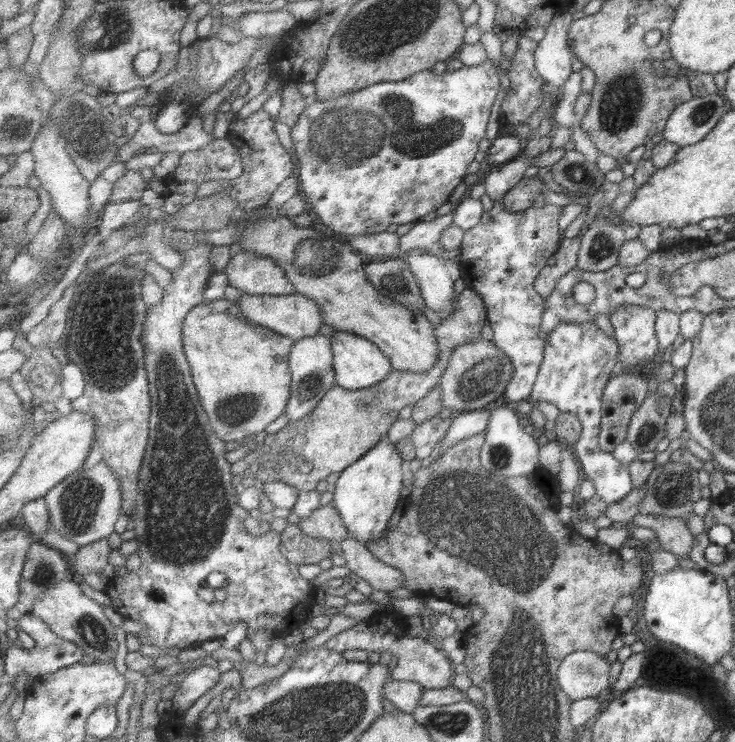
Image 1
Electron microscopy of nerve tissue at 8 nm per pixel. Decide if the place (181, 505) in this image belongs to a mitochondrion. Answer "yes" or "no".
yes

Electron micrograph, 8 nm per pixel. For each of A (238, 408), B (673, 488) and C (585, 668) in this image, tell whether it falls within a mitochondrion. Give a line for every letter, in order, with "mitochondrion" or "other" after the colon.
A: mitochondrion
B: mitochondrion
C: mitochondrion

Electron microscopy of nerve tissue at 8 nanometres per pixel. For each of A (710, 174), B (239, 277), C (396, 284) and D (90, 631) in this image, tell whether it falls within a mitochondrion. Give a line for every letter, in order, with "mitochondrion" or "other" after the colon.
A: other
B: other
C: mitochondrion
D: mitochondrion

